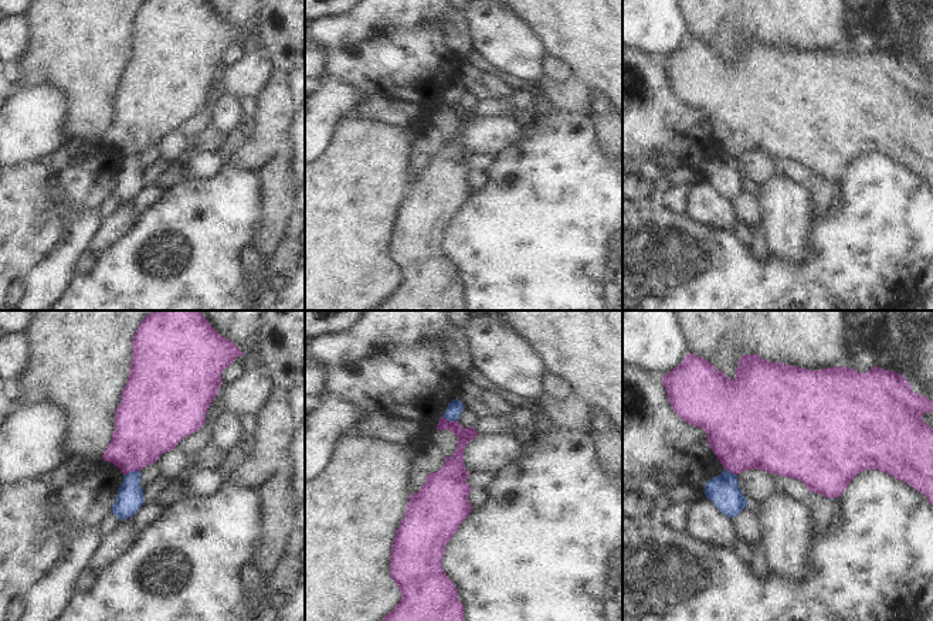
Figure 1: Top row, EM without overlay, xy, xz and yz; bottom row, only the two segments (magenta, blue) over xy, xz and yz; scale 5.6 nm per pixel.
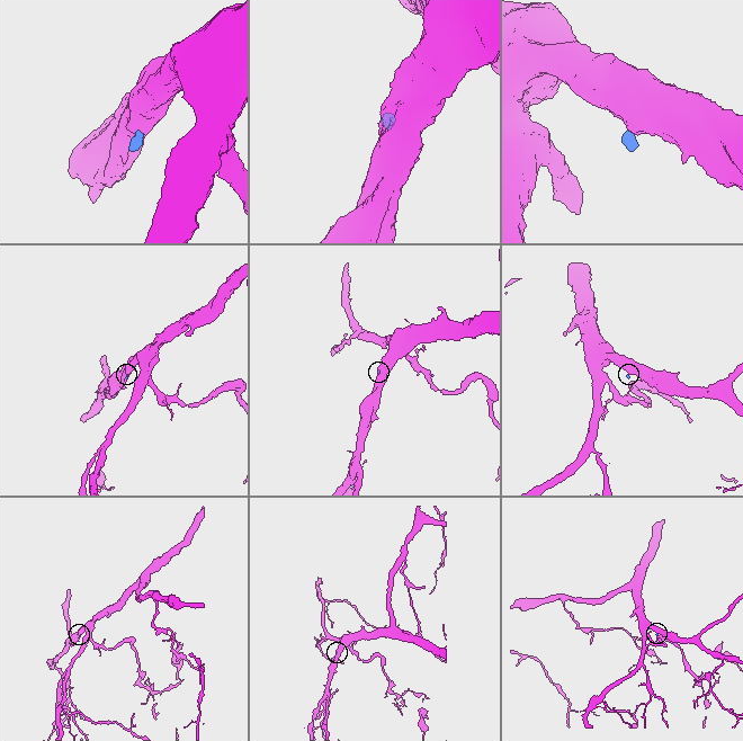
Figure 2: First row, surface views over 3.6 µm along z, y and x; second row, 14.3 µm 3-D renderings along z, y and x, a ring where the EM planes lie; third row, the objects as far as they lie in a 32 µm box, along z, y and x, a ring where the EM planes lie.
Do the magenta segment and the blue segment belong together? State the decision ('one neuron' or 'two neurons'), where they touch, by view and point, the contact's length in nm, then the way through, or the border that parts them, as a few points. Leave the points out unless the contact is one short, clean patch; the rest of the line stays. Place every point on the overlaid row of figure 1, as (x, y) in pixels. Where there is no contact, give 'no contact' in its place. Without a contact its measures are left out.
two neurons; contact xy (132, 470); length 90 nm; border xy (139, 470), (132, 470), (125, 475)

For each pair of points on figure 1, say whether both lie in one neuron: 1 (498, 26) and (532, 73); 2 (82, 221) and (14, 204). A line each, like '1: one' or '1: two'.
1: one
2: two

